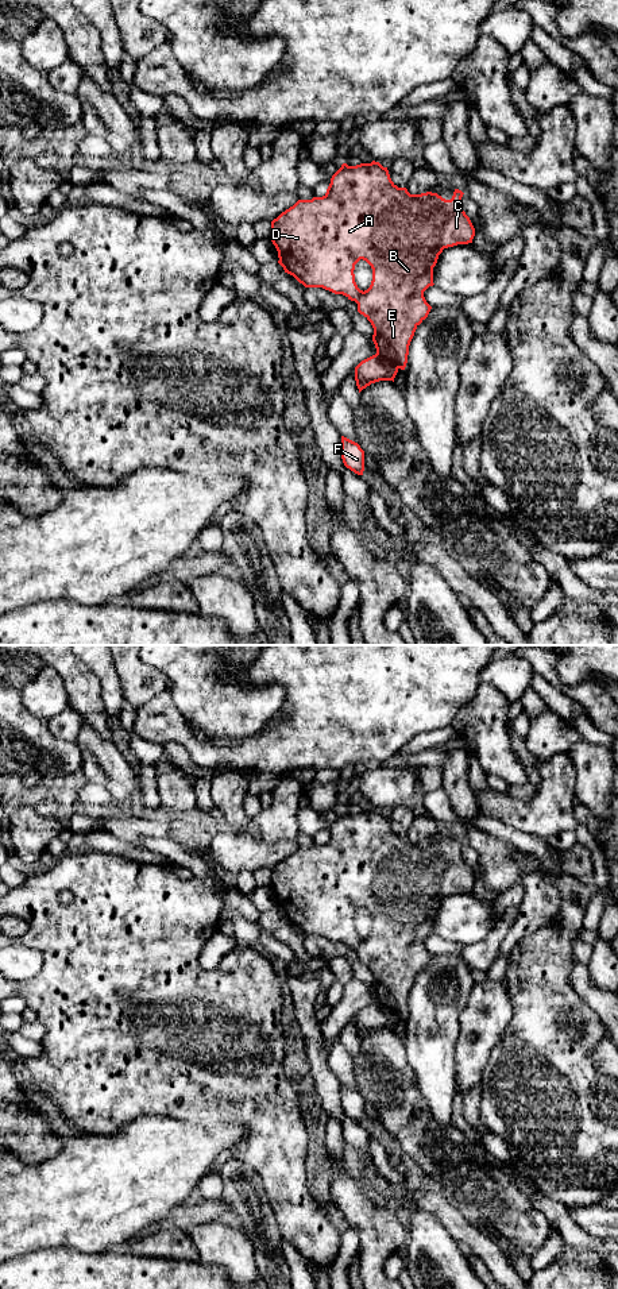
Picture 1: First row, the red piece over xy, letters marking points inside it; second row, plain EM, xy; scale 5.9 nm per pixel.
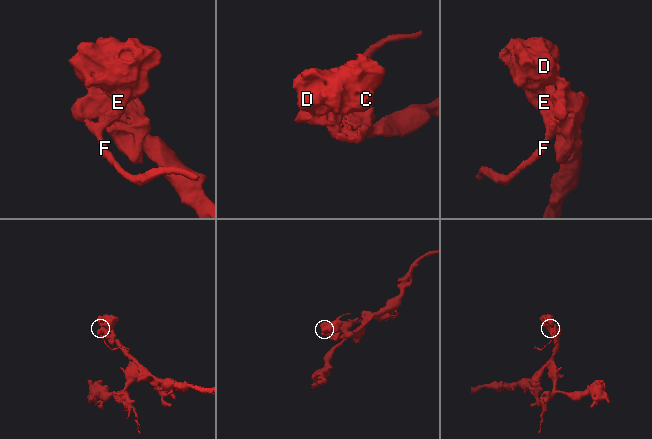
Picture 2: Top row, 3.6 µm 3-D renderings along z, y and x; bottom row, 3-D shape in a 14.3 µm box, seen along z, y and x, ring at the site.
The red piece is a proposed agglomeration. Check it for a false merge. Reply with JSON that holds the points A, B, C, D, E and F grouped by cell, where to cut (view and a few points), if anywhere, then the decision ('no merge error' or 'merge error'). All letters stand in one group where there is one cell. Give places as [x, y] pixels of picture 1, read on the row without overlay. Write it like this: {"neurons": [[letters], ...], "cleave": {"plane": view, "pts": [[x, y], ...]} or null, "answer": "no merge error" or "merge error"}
{"neurons": [["A", "B", "C", "D", "E"], ["F"]], "cleave": {"plane": "xy", "pts": [[377, 1000], [397, 1017]]}, "answer": "merge error"}

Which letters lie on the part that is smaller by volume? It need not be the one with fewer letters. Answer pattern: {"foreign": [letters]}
{"foreign": ["F"]}

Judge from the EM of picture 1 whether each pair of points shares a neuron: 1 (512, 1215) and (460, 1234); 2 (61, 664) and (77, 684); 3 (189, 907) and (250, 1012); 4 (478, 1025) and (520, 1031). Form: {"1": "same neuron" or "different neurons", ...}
{"1": "different neurons", "2": "same neuron", "3": "same neuron", "4": "different neurons"}

